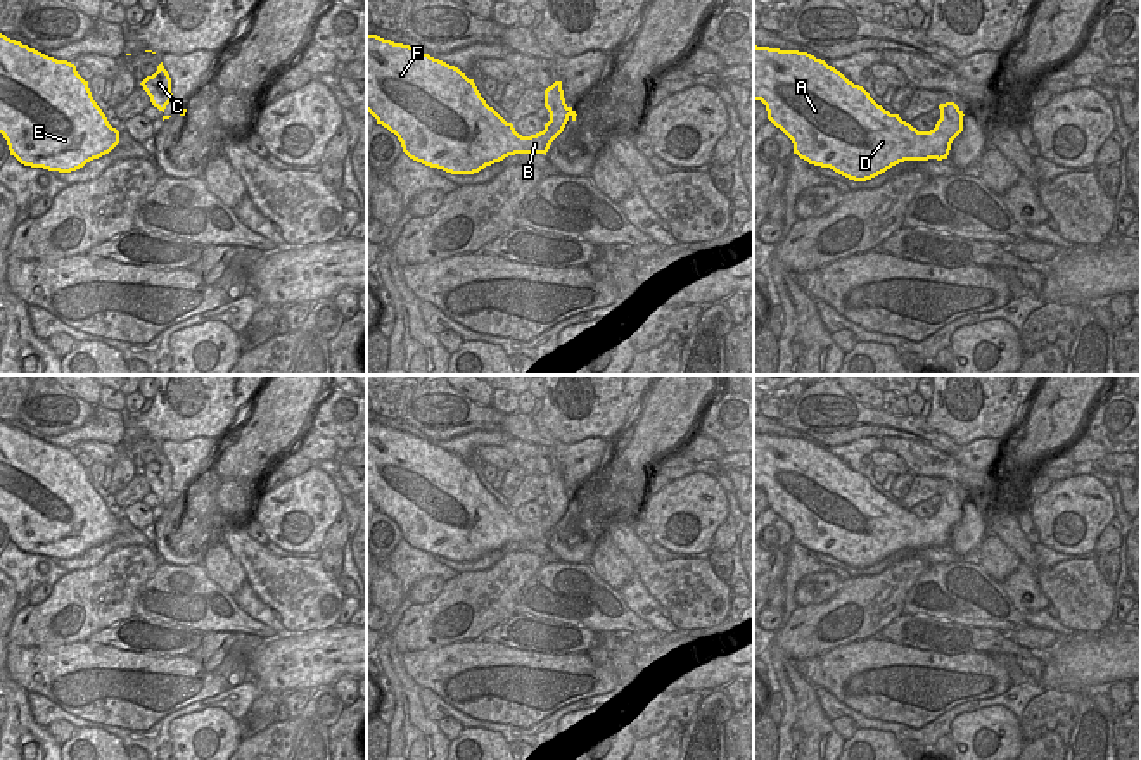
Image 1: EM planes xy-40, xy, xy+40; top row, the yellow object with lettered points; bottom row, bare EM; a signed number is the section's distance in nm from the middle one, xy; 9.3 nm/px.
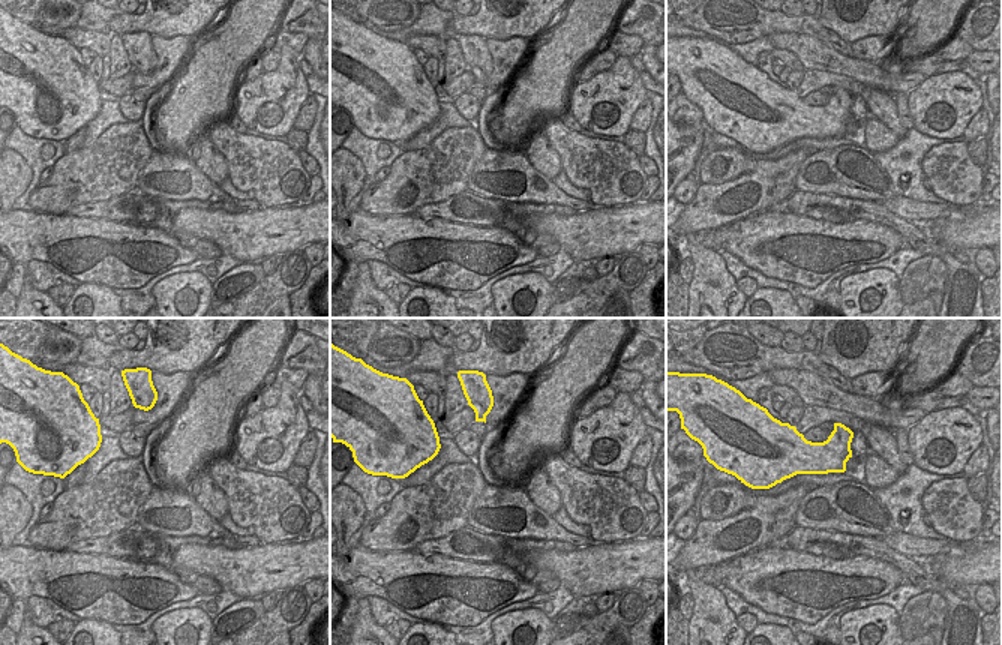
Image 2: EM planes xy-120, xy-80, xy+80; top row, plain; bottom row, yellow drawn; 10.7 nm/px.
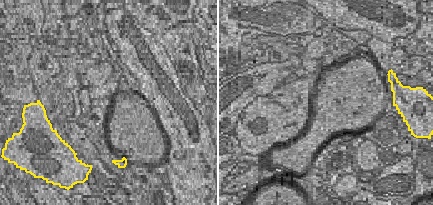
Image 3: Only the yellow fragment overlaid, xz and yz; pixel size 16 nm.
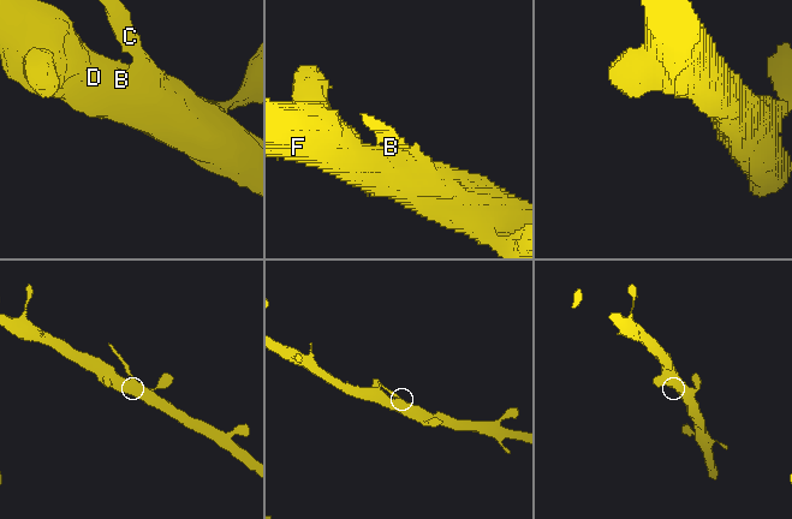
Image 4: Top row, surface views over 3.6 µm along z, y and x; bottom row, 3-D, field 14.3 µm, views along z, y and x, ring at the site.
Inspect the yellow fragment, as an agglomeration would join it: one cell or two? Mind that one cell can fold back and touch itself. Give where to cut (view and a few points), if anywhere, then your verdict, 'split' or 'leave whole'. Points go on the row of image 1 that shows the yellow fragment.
xy (574, 111), (550, 114) | split

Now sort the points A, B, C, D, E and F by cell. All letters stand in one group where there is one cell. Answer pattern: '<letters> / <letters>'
A B D E F / C

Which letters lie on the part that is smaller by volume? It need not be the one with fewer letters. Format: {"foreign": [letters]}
{"foreign": ["C"]}

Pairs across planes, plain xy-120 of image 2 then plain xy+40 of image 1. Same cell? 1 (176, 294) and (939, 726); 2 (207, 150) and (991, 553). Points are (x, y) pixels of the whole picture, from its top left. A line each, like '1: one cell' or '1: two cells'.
1: two cells
2: one cell

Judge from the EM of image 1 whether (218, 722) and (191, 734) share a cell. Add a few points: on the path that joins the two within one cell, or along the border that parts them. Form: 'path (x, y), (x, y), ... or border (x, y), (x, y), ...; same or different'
path (211, 726), (197, 729); same

